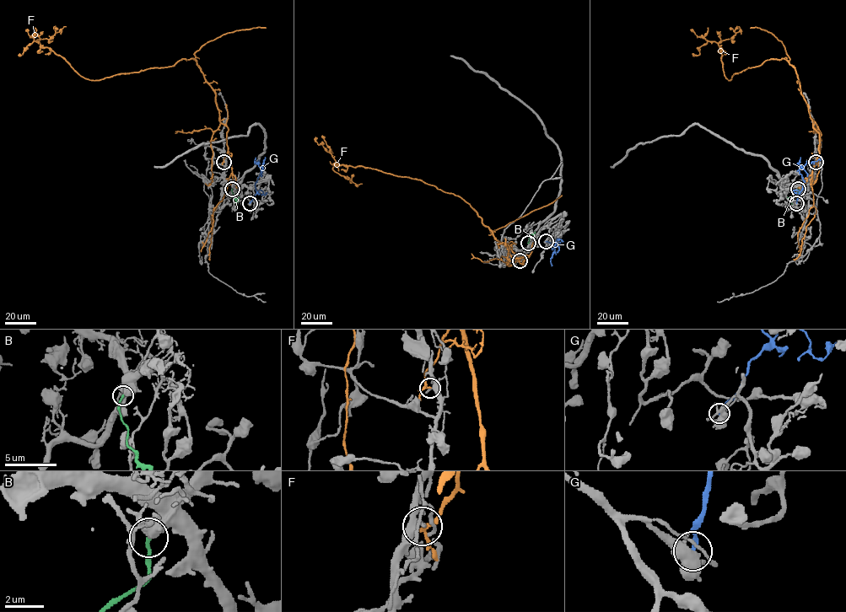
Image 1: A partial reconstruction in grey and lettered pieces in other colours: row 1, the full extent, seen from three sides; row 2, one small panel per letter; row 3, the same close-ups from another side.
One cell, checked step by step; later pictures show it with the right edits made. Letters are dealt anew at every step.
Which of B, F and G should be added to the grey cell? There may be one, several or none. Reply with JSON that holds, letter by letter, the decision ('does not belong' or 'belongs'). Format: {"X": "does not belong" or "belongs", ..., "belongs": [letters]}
{"B": "does not belong", "F": "does not belong", "G": "does not belong", "belongs": []}

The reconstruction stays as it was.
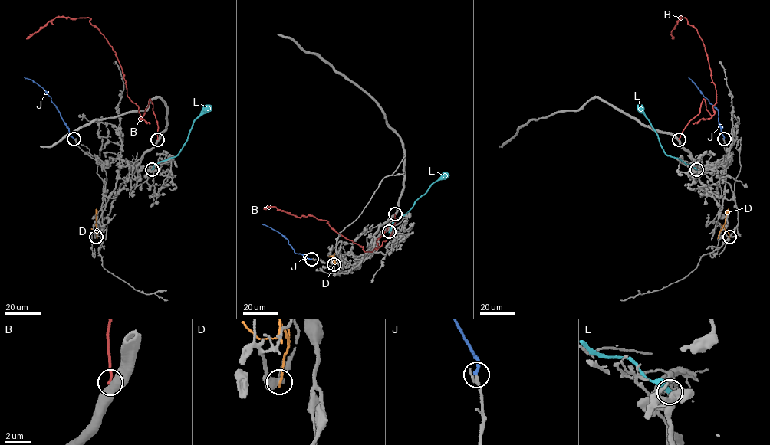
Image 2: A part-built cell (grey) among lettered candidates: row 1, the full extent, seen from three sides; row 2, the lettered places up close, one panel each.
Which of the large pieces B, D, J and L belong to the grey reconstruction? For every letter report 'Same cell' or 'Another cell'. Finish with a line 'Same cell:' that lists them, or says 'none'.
B: Another cell
D: Another cell
J: Same cell
L: Another cell
Same cell: J

